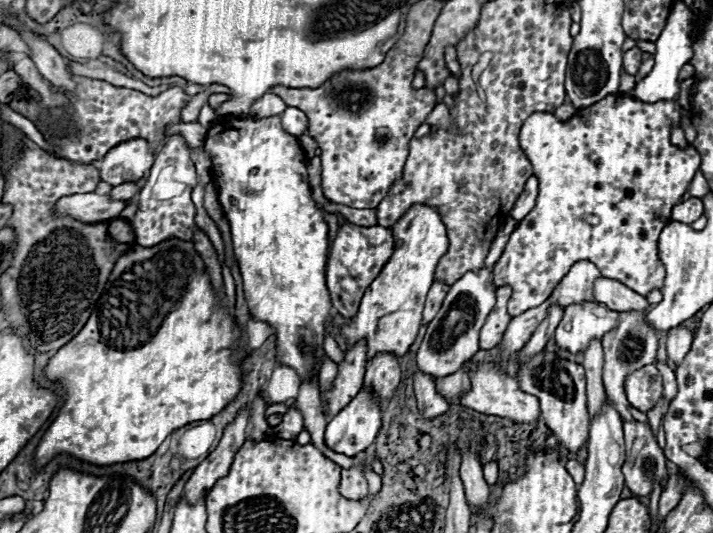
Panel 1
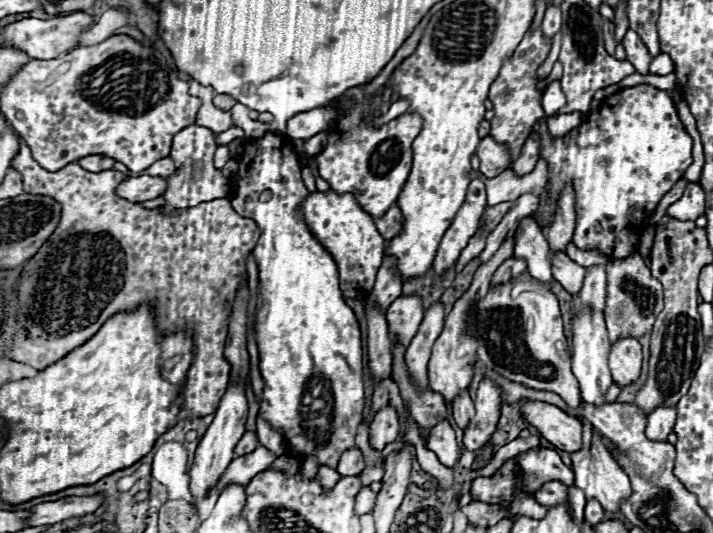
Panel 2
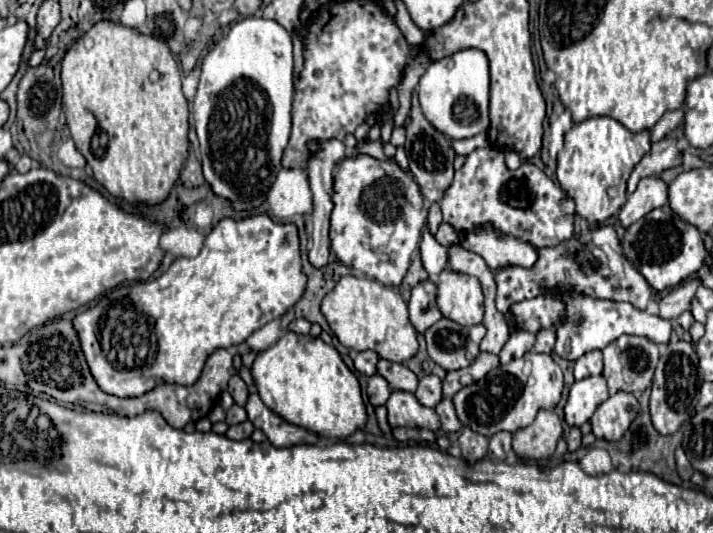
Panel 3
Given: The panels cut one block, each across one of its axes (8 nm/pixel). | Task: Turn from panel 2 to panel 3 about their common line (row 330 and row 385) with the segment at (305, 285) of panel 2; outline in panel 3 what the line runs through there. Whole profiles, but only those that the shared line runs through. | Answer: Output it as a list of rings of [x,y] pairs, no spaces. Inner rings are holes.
[[[286,332],[276,344],[272,344],[268,350],[260,352],[254,366],[252,366],[252,376],[258,388],[258,394],[262,402],[276,412],[280,418],[286,422],[306,428],[322,438],[348,438],[356,430],[364,428],[368,416],[366,416],[366,406],[360,396],[360,384],[354,372],[342,362],[340,354],[336,348],[324,344],[320,338],[314,336],[302,336],[294,332]]]

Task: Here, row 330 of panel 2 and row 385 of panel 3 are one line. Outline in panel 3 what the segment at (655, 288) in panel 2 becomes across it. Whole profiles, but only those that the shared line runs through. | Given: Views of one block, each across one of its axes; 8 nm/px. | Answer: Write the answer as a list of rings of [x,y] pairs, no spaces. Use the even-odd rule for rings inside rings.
[[[624,334],[618,340],[610,342],[602,352],[604,352],[604,372],[602,374],[608,380],[610,394],[614,394],[618,390],[640,394],[652,384],[652,376],[654,376],[654,370],[658,364],[658,346],[652,340],[648,340],[644,336]]]

